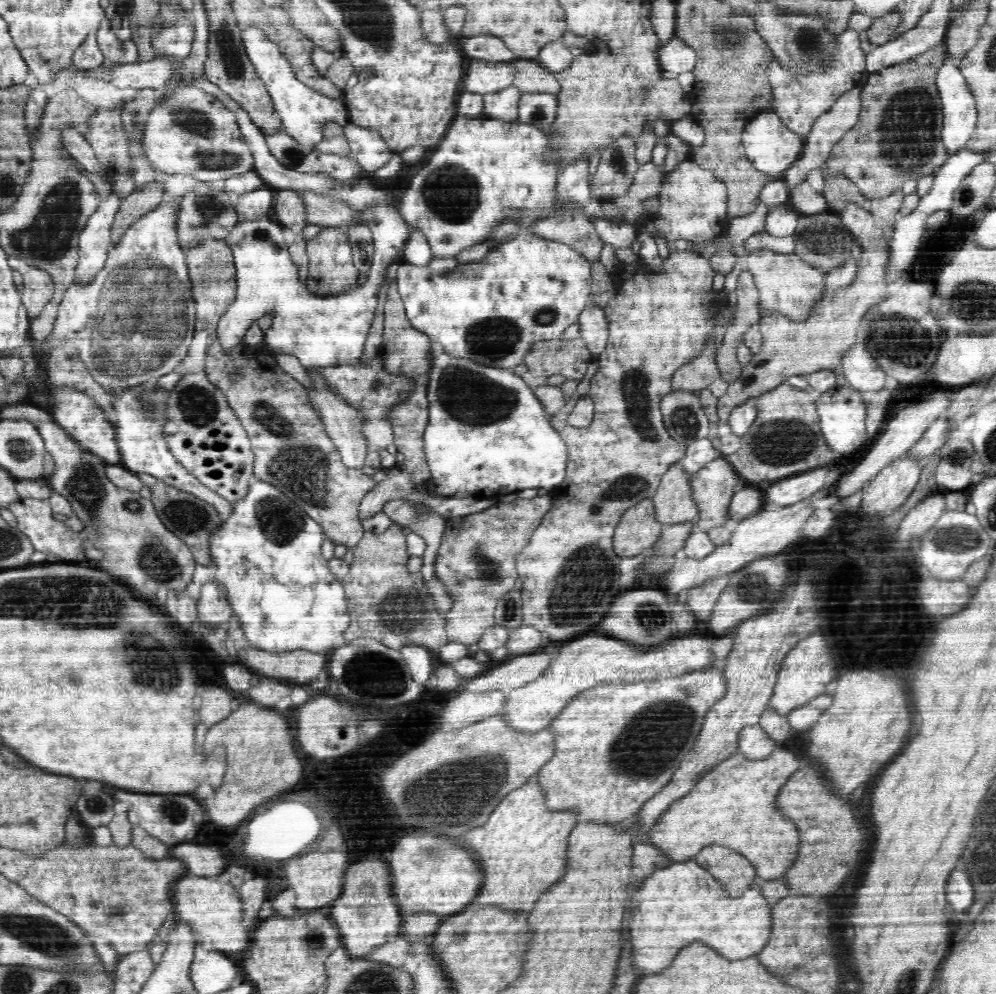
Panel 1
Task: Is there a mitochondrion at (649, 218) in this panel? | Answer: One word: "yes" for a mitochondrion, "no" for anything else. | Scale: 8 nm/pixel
no

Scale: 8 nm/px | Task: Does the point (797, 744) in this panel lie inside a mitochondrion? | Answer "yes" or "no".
no

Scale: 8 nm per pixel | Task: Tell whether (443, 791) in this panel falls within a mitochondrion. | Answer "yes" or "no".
yes

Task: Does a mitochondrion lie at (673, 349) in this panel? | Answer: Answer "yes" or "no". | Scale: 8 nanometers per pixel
no

